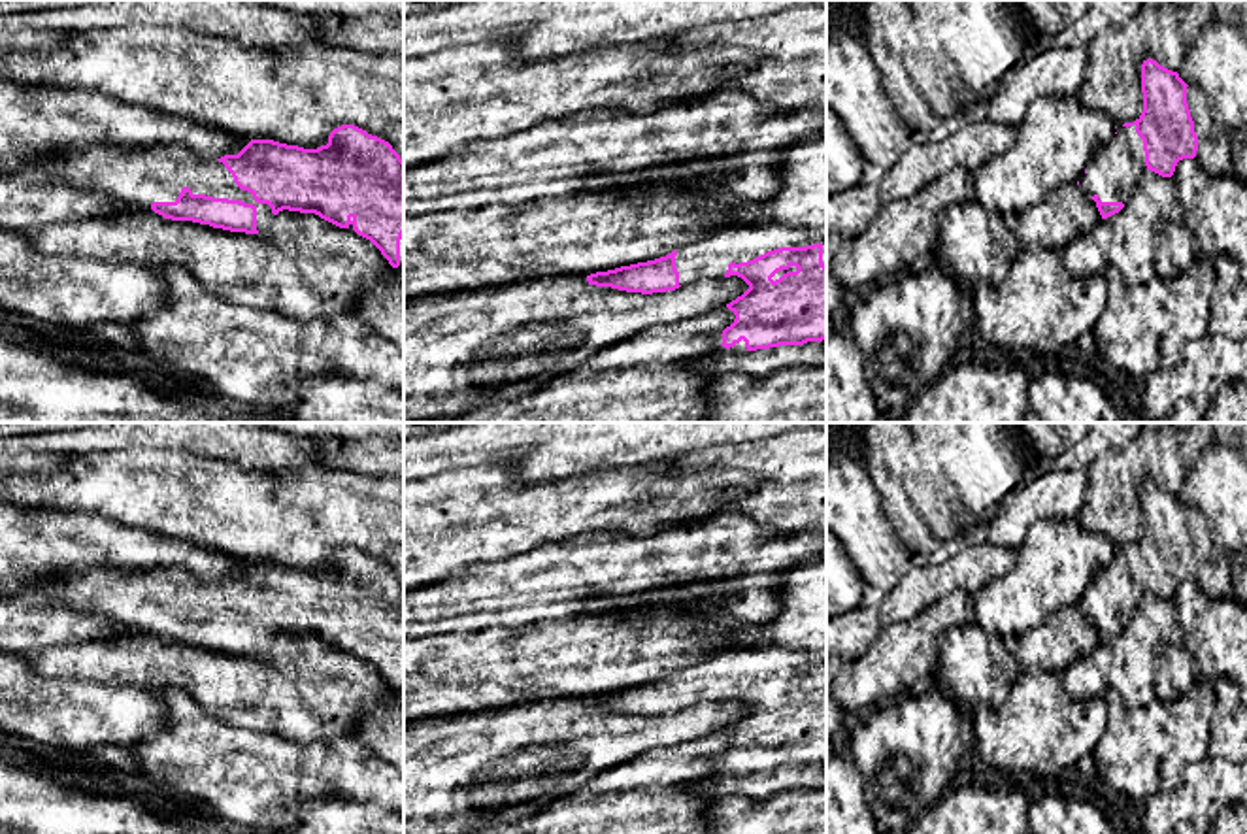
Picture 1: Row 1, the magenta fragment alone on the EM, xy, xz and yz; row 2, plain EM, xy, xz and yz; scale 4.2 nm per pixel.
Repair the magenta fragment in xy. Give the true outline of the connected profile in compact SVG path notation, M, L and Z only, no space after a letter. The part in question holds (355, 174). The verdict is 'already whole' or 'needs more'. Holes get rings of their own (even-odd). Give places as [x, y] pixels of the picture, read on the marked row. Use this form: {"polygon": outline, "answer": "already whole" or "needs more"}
{"polygon": "M355 125L334 128L328 143L317 149L251 140L238 155L208 160L181 143L134 151L92 147L55 157L43 168L55 177L104 191L126 209L153 209L164 219L230 232L262 234L283 209L315 213L370 240L404 274L404 160L389 142Z", "answer": "needs more"}

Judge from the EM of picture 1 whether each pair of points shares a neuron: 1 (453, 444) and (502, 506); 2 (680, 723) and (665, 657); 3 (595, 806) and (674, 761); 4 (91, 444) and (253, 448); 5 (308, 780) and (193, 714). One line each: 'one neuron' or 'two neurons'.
1: two neurons
2: two neurons
3: one neuron
4: one neuron
5: one neuron

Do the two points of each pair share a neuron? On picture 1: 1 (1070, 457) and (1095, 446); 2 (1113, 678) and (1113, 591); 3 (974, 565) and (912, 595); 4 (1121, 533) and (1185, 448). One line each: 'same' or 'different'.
1: same
2: different
3: same
4: same

